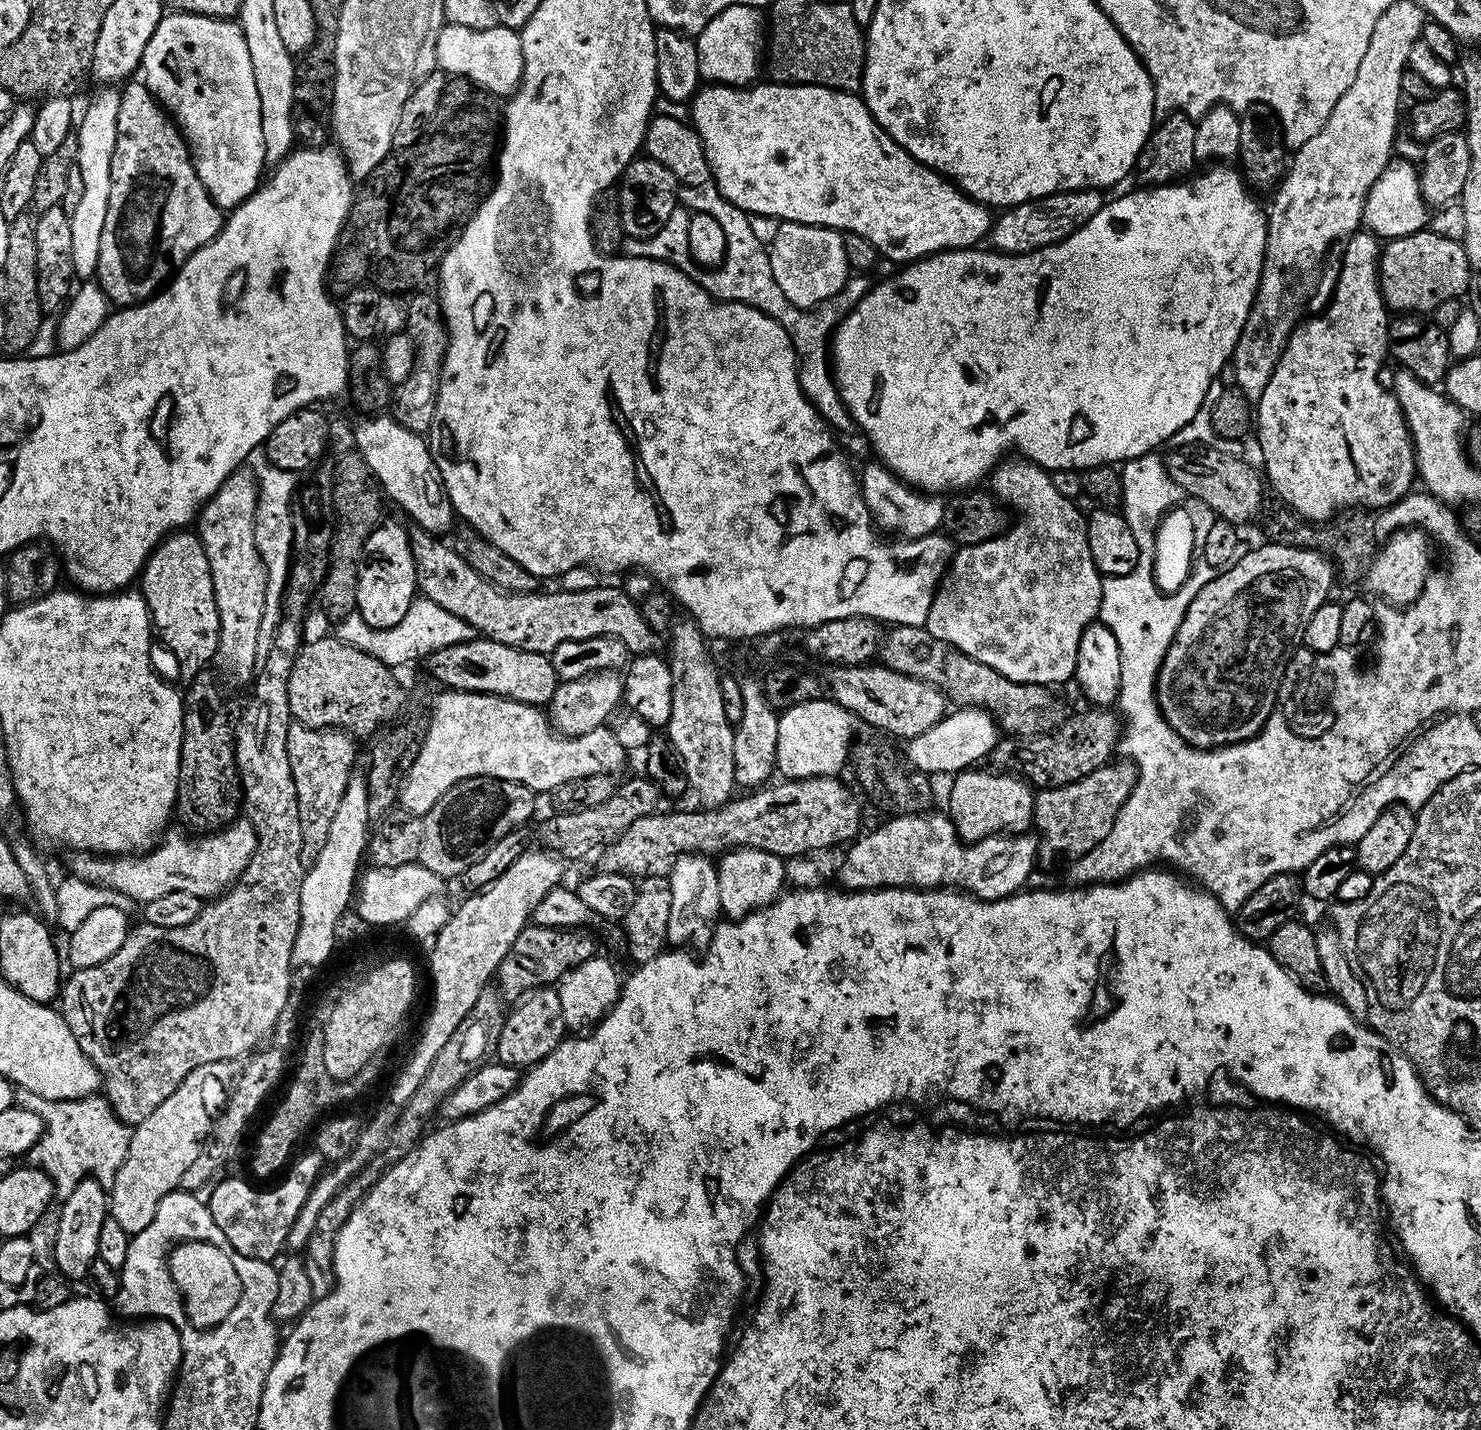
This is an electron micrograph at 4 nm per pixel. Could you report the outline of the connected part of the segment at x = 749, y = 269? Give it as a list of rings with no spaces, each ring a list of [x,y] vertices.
[[[714,182],[697,189],[681,187],[679,200],[685,207],[676,208],[674,214],[670,216],[670,221],[663,227],[662,233],[656,234],[654,238],[648,240],[627,237],[622,249],[623,255],[628,258],[669,263],[681,272],[689,273],[694,261],[690,250],[692,214],[691,211],[686,210],[687,205],[698,206],[694,208],[697,208],[699,213],[712,216],[726,235],[727,254],[723,264],[717,270],[704,272],[702,273],[704,275],[699,276],[700,286],[706,289],[717,303],[750,305],[751,308],[758,309],[778,321],[796,348],[796,358],[800,369],[800,389],[804,391],[804,397],[811,402],[814,411],[826,421],[833,433],[839,434],[841,437],[844,435],[848,440],[854,439],[855,436],[858,436],[858,425],[848,412],[848,407],[844,405],[844,399],[840,396],[840,390],[830,371],[830,341],[833,339],[836,329],[852,313],[853,308],[868,295],[870,291],[869,277],[860,274],[849,279],[842,294],[838,294],[832,300],[827,300],[813,312],[796,308],[783,294],[781,286],[774,278],[771,255],[766,246],[758,241],[747,213],[730,203]]]

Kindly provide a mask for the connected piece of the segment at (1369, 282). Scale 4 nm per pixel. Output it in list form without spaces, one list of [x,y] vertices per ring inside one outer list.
[[[1361,230],[1346,247],[1336,297],[1328,313],[1297,328],[1278,370],[1274,370],[1274,378],[1270,378],[1270,386],[1266,386],[1266,394],[1258,401],[1258,436],[1260,432],[1267,483],[1291,511],[1309,524],[1327,524],[1349,510],[1393,507],[1418,484],[1412,431],[1395,395],[1389,389],[1387,392],[1380,381],[1384,359],[1390,356],[1390,309],[1380,289],[1382,244],[1371,232]]]

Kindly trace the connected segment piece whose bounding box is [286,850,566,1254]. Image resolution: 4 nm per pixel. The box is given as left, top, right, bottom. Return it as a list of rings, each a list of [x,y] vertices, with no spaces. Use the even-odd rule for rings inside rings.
[[[547,850],[532,851],[525,851],[524,856],[518,858],[518,862],[514,862],[514,866],[510,866],[510,870],[502,874],[502,878],[498,878],[498,882],[472,894],[460,909],[456,908],[451,913],[446,930],[442,930],[436,943],[431,945],[432,984],[436,987],[436,997],[432,1000],[432,1013],[424,1024],[424,1033],[421,1034],[404,1073],[397,1078],[396,1085],[388,1096],[392,1104],[381,1106],[380,1113],[369,1124],[363,1125],[351,1154],[343,1157],[339,1164],[329,1167],[316,1181],[306,1206],[302,1206],[302,1214],[298,1214],[288,1235],[286,1248],[289,1253],[300,1254],[307,1249],[310,1238],[314,1238],[314,1230],[318,1230],[318,1218],[326,1214],[326,1206],[330,1206],[334,1198],[341,1196],[345,1188],[357,1176],[361,1176],[368,1169],[368,1165],[373,1164],[376,1157],[387,1148],[402,1110],[412,1101],[414,1094],[418,1094],[434,1062],[445,1049],[446,1042],[450,1042],[450,1038],[458,1034],[458,1026],[466,1022],[478,998],[482,998],[482,994],[489,991],[491,984],[488,983],[497,979],[502,962],[514,950],[514,942],[518,942],[518,938],[533,923],[542,898],[546,898],[550,890],[565,883],[566,864],[561,857]]]

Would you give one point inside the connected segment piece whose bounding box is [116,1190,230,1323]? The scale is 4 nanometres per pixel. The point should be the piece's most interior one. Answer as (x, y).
(181, 1215)

